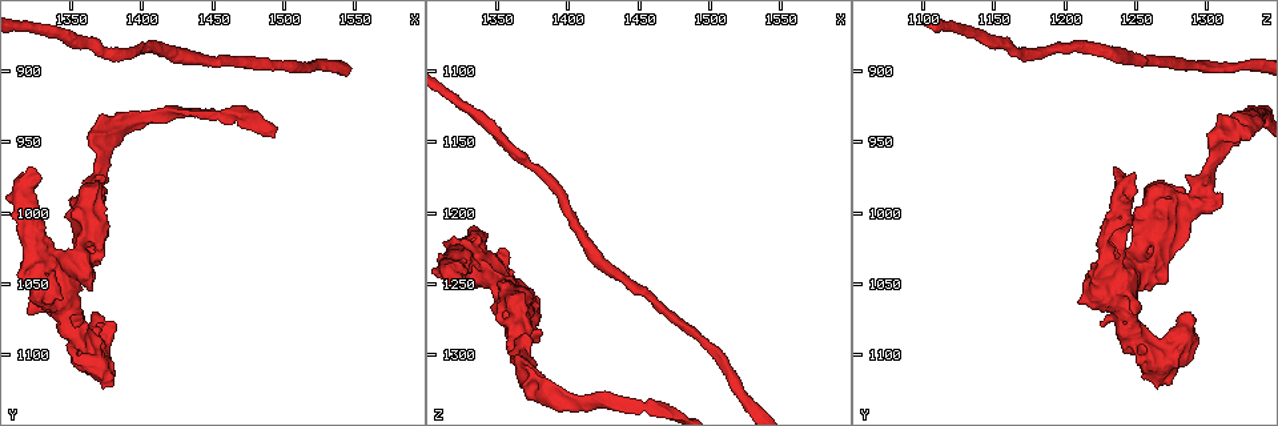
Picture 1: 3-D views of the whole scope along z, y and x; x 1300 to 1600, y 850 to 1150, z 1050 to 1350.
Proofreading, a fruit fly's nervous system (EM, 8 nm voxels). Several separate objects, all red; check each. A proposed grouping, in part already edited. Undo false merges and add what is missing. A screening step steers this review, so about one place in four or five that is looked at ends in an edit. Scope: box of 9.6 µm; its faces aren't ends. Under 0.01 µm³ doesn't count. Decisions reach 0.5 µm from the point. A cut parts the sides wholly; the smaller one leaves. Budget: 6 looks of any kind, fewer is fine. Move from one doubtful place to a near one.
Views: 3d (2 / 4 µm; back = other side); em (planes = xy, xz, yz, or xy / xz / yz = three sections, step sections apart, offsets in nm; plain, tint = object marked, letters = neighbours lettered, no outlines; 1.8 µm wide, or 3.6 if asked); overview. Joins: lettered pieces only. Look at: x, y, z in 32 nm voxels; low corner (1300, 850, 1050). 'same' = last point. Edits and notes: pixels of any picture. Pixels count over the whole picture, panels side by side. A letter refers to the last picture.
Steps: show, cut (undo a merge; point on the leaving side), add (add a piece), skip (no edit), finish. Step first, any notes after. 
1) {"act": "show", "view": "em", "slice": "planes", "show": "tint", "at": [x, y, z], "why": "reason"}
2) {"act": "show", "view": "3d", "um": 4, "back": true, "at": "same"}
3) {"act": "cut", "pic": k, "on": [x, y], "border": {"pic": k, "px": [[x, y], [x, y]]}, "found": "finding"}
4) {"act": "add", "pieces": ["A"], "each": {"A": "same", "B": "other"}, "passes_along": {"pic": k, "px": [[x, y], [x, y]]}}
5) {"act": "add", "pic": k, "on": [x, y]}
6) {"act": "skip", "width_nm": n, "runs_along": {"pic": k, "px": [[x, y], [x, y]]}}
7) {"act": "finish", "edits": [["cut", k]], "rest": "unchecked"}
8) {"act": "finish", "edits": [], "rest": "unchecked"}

{"act": "show", "view": "em", "slice": "xy", "step": 8, "show": "tint", "at": [1320, 966, 1234], "why": "an open end"}

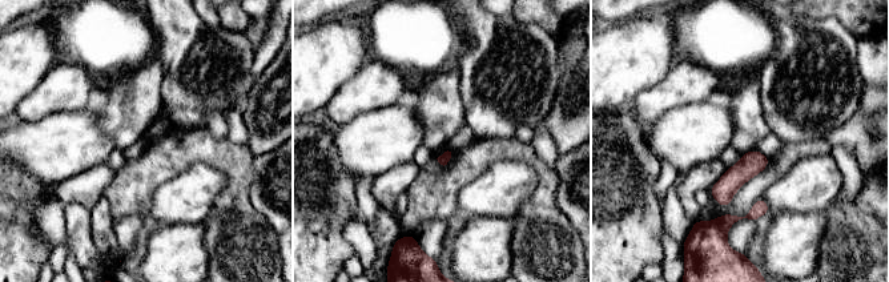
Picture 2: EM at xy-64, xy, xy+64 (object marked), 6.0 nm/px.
{"act": "show", "view": "em", "slice": "planes", "show": "letters", "at": "same"}

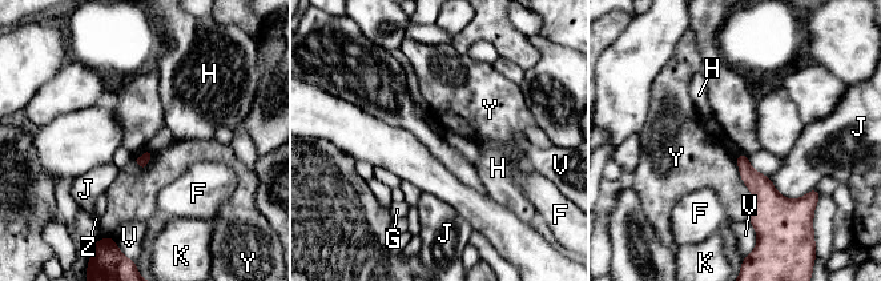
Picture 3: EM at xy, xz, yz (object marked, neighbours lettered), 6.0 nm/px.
{"act": "skip", "longest_contact_nm": ["Y", 360], "each": {"F": "other", "G": "other", "H": "other", "J": "other", "K": "other", "V": "other", "Y": "other", "Z": "other"}, "border": {"pic": 3, "px": [[747, 220], [756, 232]]}, "found": "none of them fits"}

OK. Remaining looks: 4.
{"act": "show", "view": "3d", "um": 4, "at": [1362, 1034, 1268], "why": "thick turns thin"}

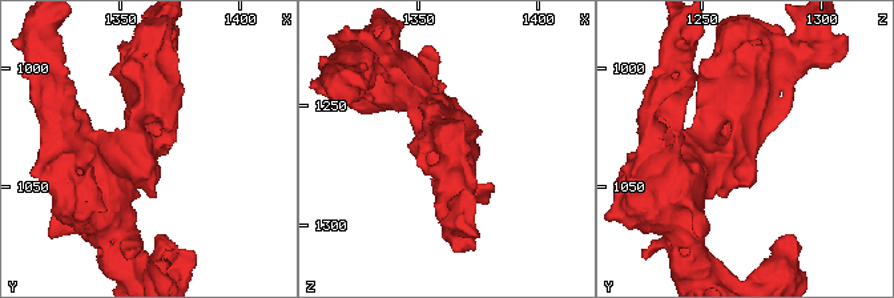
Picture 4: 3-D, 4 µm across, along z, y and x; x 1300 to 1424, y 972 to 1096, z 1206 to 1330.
{"act": "show", "view": "em", "slice": "planes", "show": "letters", "at": [1364, 1033, 1268], "why": "now the EM"}

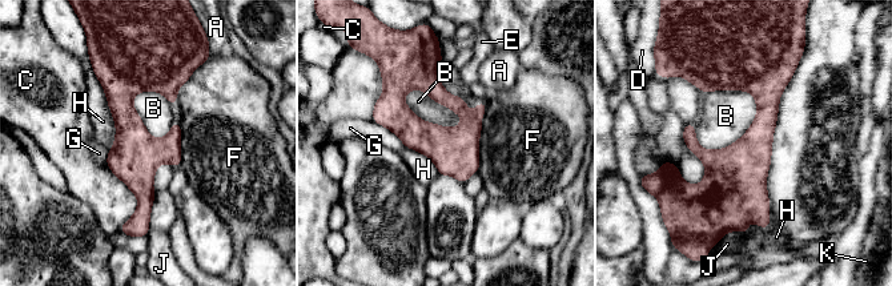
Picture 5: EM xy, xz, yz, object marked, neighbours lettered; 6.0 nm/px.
{"act": "skip", "each": {"A": "other", "B": "other", "C": "other", "D": "other", "E": "other", "F": "other", "G": "other", "H": "other", "J": "other", "K": "other"}, "found": "one neuron here"}

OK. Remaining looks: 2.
{"act": "show", "view": "em", "slice": "xy", "step": 4, "show": "letters", "at": [1362, 1086, 1258], "why": "three-way junction"}

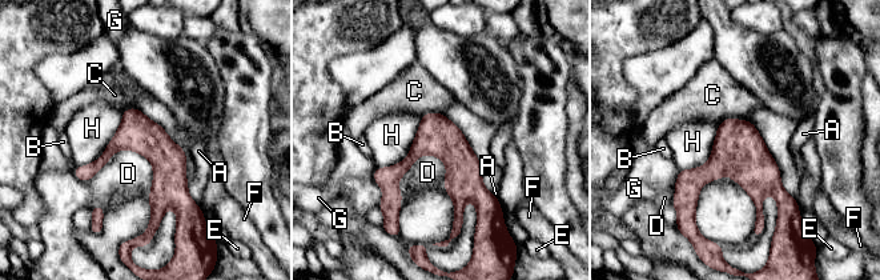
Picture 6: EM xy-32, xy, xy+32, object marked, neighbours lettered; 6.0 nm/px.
{"act": "show", "view": "em", "slice": "planes", "show": "letters", "at": "same"}

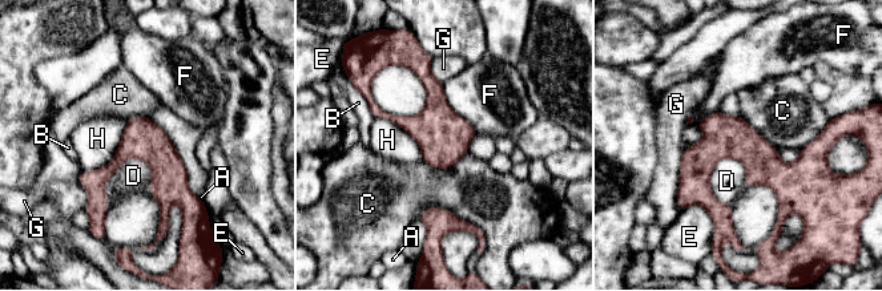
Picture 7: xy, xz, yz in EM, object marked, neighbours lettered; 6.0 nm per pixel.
{"act": "skip", "width_nm": 240, "each": {"A": "other", "B": "other", "C": "other", "D": "other", "E": "other", "F": "other", "G": "other", "H": "other"}, "runs_along": {"pic": 7, "px": [[822, 149], [800, 170], [719, 150], [681, 193]]}, "found": "continuous, no second neuron"}

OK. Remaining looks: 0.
{"act": "finish", "edits": [], "rest": "unchecked"}

